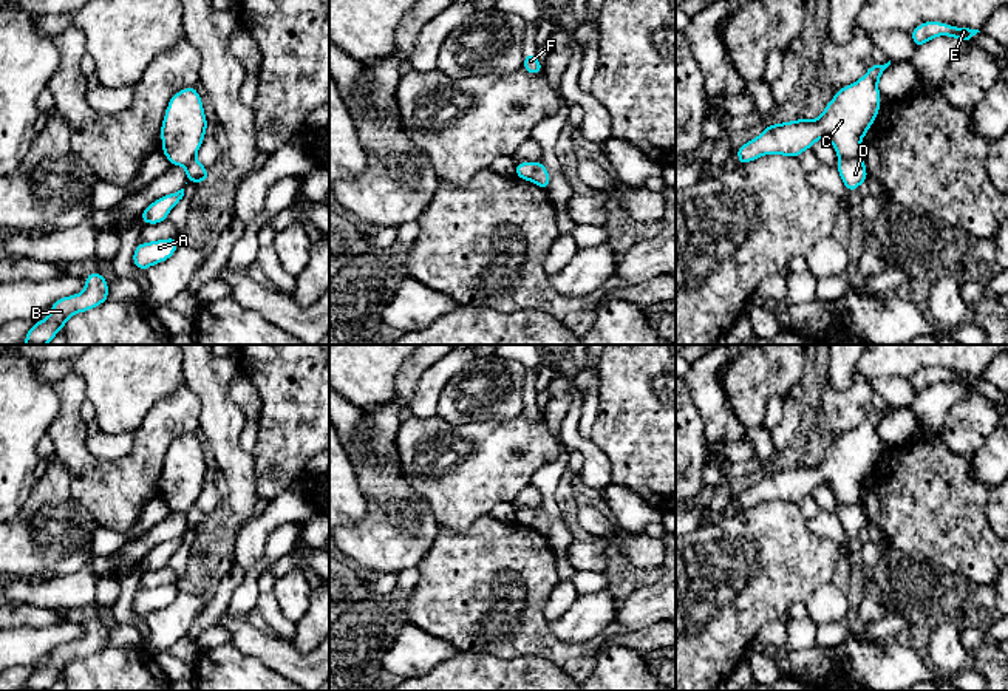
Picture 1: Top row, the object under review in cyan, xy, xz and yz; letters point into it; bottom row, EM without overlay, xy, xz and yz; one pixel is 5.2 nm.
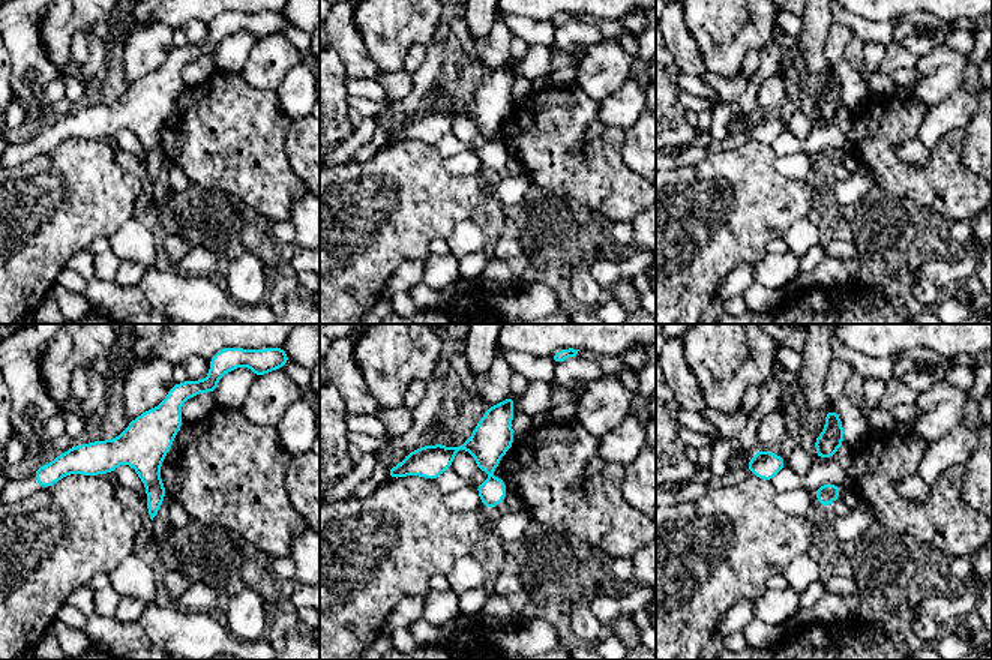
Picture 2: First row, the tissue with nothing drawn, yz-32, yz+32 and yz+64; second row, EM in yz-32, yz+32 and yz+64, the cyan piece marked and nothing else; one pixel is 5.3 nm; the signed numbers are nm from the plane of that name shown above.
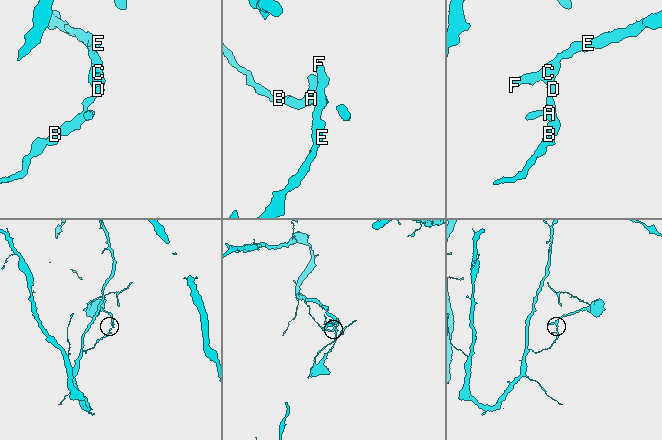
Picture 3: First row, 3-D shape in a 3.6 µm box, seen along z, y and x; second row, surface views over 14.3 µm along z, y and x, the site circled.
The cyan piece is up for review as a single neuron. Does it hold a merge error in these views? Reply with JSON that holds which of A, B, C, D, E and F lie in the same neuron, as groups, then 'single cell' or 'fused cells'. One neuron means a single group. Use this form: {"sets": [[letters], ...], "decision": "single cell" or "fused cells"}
{"sets": [["A", "B", "D"], ["C", "E", "F"]], "decision": "fused cells"}

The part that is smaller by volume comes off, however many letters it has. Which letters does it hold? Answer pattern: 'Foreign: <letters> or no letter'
Foreign: C, E, F

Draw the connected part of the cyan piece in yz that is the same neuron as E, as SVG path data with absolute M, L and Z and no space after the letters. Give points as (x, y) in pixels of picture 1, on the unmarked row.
M923 368L911 379L915 394L920 394L923 390L932 386L938 382L948 382L954 385L960 385L968 391L968 386L972 385L979 376L972 374L957 374L942 368Z

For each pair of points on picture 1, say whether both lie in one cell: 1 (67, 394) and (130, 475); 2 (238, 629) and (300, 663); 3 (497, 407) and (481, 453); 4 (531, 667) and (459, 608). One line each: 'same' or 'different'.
1: same
2: same
3: different
4: different

